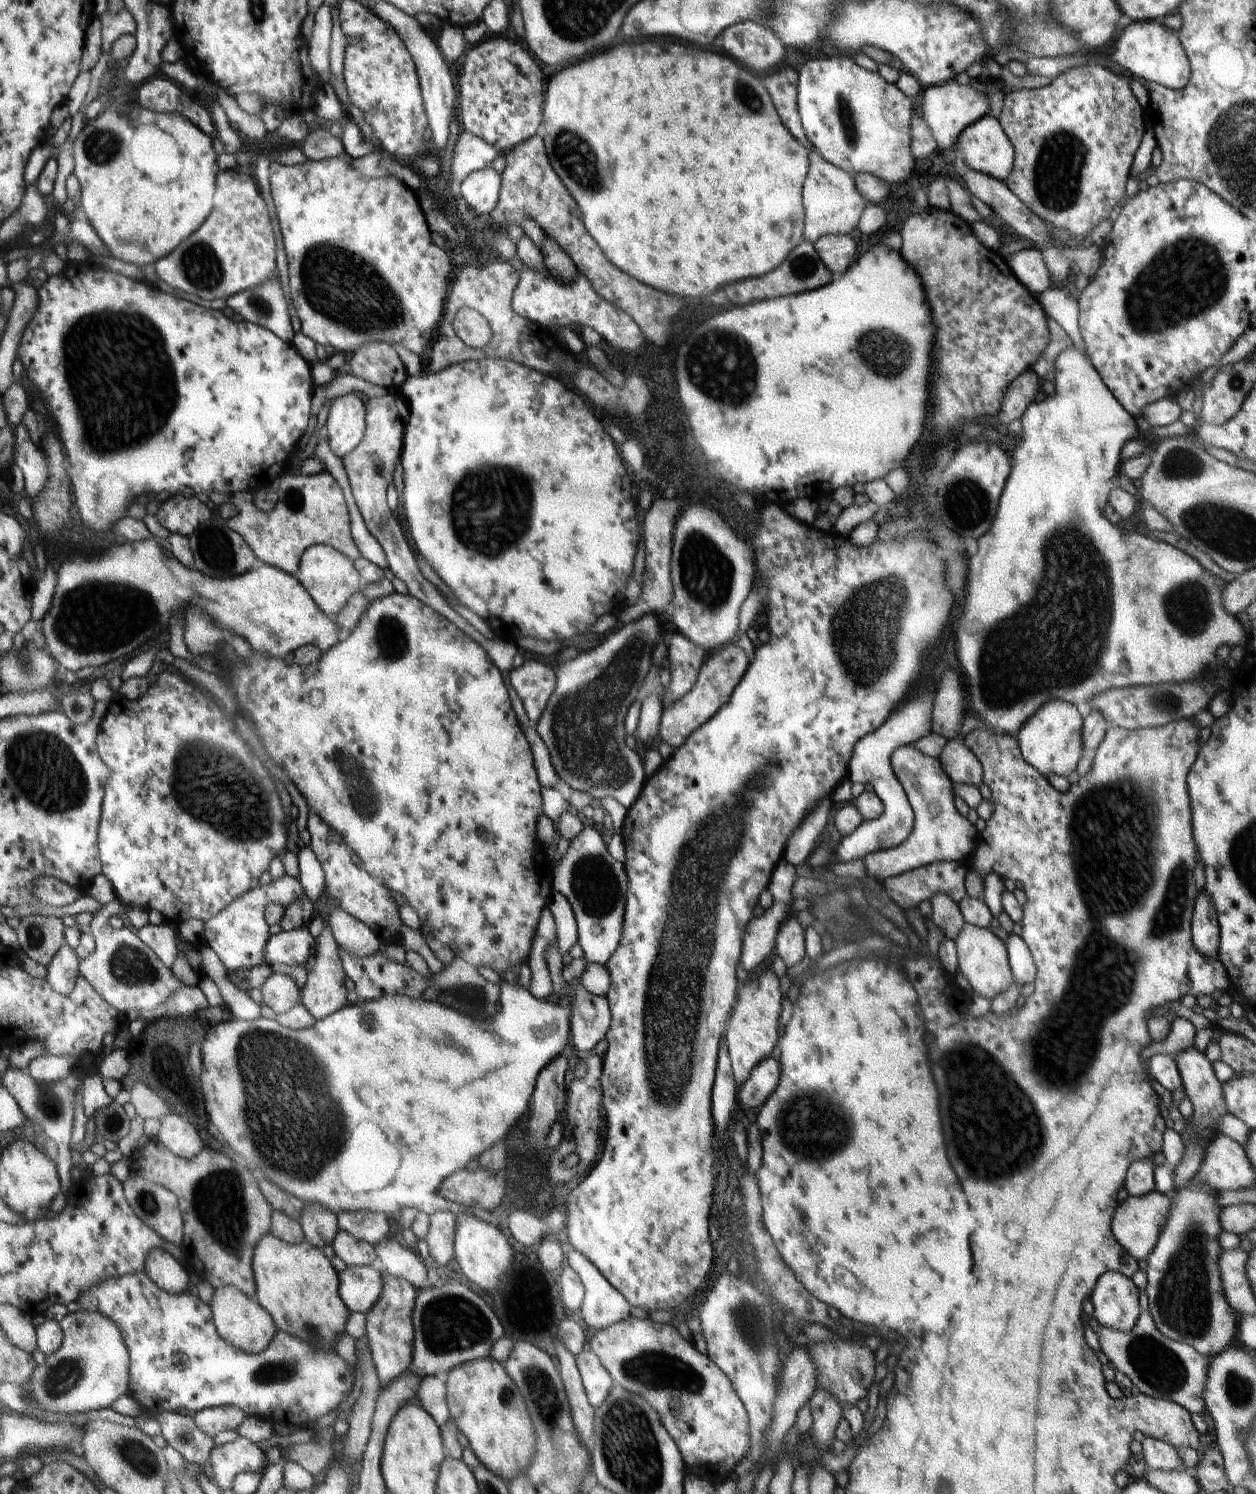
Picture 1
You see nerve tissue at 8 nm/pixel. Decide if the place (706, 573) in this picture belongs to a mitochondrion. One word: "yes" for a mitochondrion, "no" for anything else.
yes

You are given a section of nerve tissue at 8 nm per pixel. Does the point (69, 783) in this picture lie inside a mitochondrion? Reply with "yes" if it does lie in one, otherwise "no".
yes

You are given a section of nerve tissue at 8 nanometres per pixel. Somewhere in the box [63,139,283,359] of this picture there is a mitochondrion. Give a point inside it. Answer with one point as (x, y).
(200, 264)

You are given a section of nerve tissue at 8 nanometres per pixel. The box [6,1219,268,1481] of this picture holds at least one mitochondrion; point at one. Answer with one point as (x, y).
(66, 1376)

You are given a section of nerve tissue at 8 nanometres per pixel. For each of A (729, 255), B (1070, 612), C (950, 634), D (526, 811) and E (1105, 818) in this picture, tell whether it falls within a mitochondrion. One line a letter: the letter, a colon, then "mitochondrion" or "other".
A: other
B: mitochondrion
C: other
D: other
E: mitochondrion

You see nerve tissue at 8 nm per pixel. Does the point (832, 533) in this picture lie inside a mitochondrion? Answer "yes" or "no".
no

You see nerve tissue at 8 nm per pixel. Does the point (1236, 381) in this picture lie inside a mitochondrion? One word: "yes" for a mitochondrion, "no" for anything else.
yes

